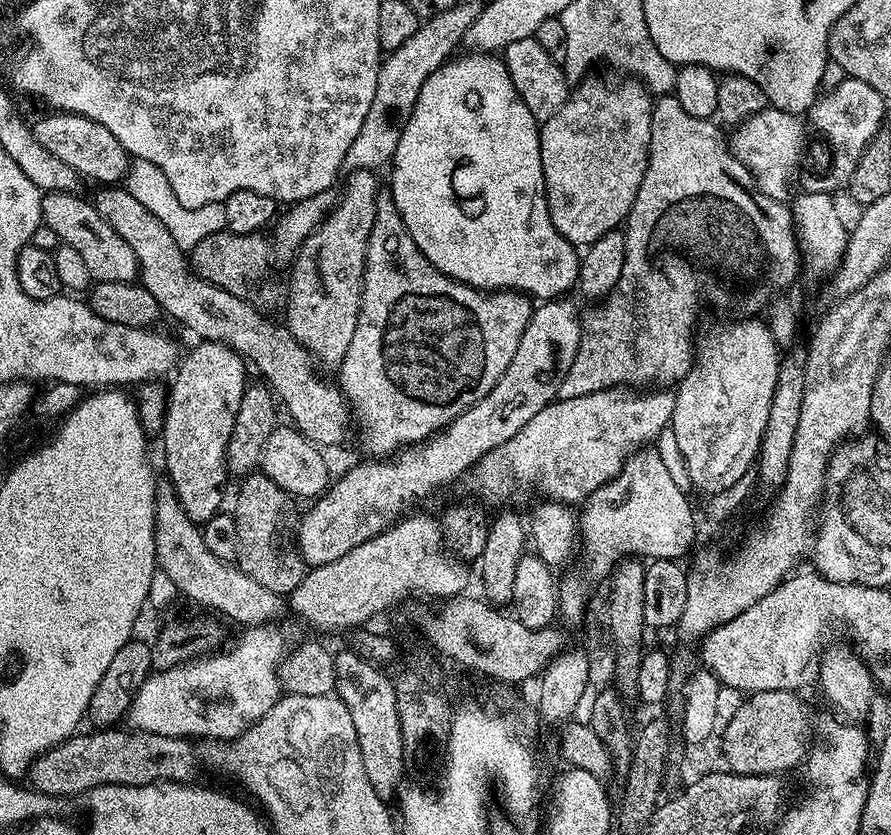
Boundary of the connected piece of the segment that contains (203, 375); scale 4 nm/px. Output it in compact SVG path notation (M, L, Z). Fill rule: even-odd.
M205 340L197 343L197 348L192 348L188 353L183 353L182 359L179 361L178 367L175 369L174 375L171 377L171 388L167 391L167 409L164 414L164 422L162 429L162 437L164 436L164 464L168 467L167 479L170 481L173 488L176 490L176 496L182 502L182 510L186 510L186 514L194 521L195 524L203 525L204 521L209 520L210 517L217 515L221 511L220 503L224 500L224 483L230 480L230 473L228 471L228 443L232 437L232 431L236 425L238 418L238 410L240 403L244 397L244 390L250 383L248 377L249 365L246 363L244 357L231 348L230 345L221 344L218 341Z

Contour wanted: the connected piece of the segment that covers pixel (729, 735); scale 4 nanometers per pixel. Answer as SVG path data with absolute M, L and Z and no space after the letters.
M766 690L753 692L732 712L728 725L724 728L724 737L720 740L720 748L724 751L727 771L738 776L774 776L784 774L787 768L799 769L814 743L814 720L808 708L799 700L796 692L786 690Z

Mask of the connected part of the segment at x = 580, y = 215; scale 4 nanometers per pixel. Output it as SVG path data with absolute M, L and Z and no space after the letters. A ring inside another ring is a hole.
M585 78L571 89L566 103L554 118L540 124L540 157L546 182L546 198L550 222L571 244L589 246L613 229L625 223L636 201L638 186L648 165L650 122L653 97L641 81L624 78L621 84L607 88L600 80Z

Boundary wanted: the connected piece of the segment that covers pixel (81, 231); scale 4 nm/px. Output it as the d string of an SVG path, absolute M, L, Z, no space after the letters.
M45 192L41 195L43 227L49 228L57 236L60 244L72 246L78 250L91 279L96 282L126 282L137 279L140 267L138 258L134 258L134 250L123 240L98 214L95 203L91 199L83 200L83 195L74 192Z

